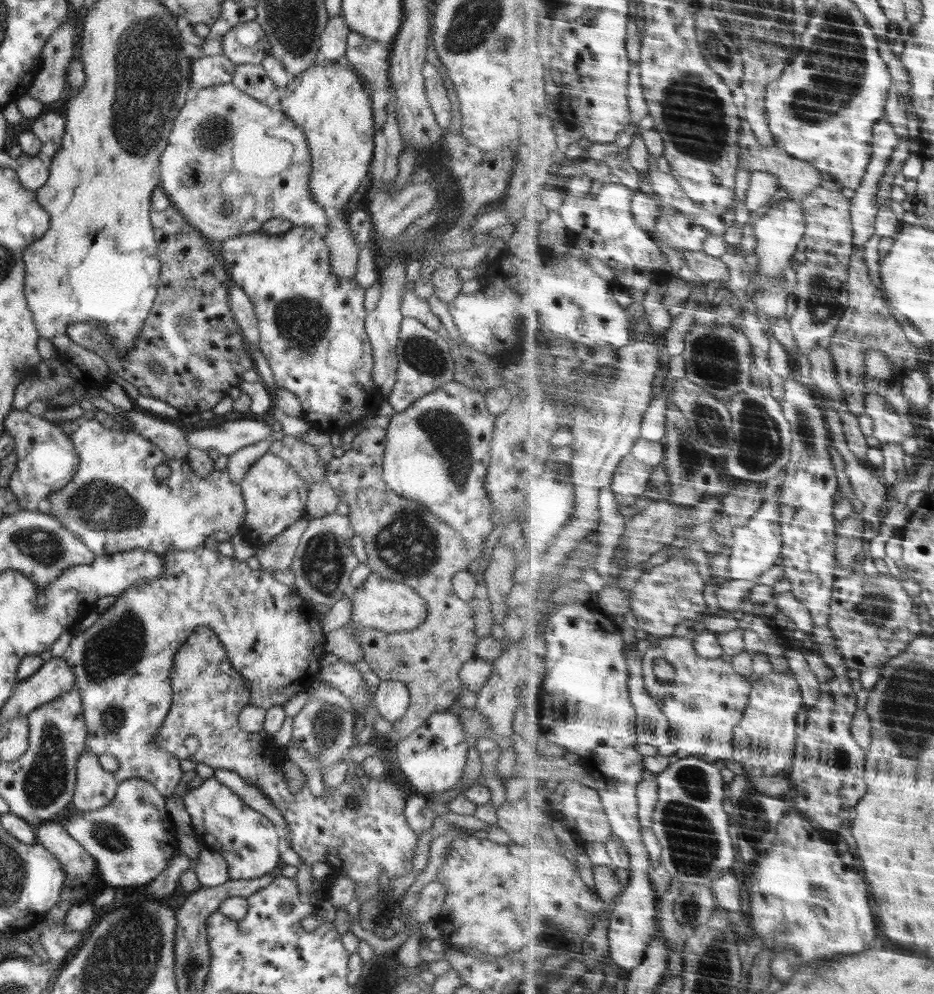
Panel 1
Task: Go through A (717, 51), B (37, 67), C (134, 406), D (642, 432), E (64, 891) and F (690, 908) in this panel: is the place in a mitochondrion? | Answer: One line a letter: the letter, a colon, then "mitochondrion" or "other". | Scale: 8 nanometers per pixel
A: mitochondrion
B: other
C: other
D: other
E: other
F: mitochondrion

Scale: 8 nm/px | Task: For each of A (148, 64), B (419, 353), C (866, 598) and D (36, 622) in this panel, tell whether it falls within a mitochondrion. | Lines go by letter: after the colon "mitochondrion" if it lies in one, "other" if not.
A: mitochondrion
B: mitochondrion
C: mitochondrion
D: other

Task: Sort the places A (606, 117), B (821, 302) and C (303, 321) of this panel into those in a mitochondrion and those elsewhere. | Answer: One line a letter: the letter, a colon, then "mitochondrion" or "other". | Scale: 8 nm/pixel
A: other
B: mitochondrion
C: mitochondrion

